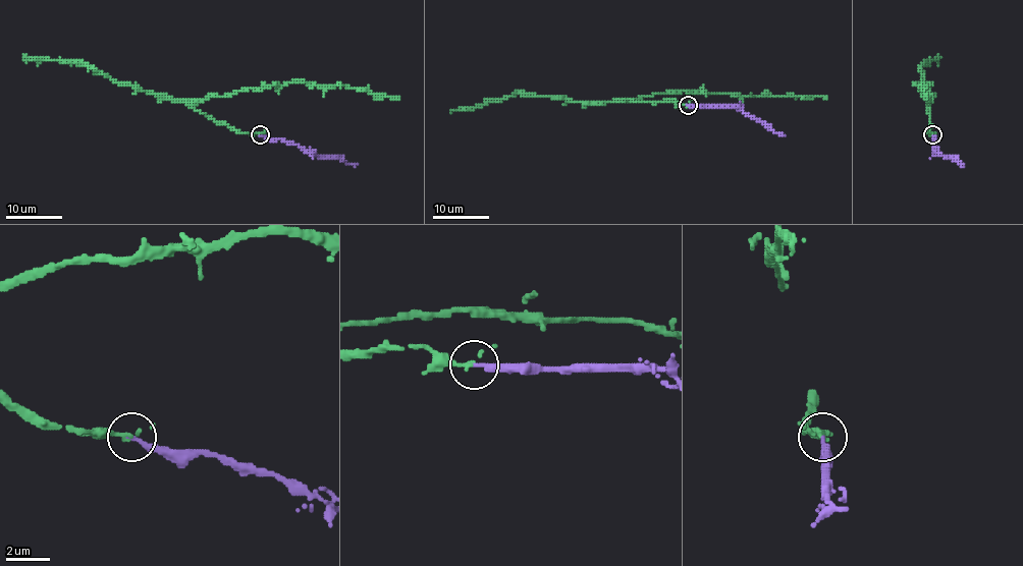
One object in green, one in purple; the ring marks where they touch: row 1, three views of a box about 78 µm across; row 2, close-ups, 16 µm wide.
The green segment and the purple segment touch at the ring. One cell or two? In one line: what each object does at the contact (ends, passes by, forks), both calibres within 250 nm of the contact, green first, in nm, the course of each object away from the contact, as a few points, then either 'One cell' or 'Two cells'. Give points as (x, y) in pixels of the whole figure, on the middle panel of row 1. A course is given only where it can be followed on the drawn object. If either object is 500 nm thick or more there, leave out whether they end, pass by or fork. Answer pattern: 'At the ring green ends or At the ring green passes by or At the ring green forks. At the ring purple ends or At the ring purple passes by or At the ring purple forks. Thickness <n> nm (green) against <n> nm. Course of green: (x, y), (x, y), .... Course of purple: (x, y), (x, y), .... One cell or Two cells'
At the ring green passes by. At the ring purple ends. Thickness 150 nm (green) against 240 nm. Course of green: (687, 105), (680, 105), (674, 100), (620, 101), (678, 92), (738, 97), (827, 98). Course of purple: (687, 105), (735, 105), (784, 134). One cell

